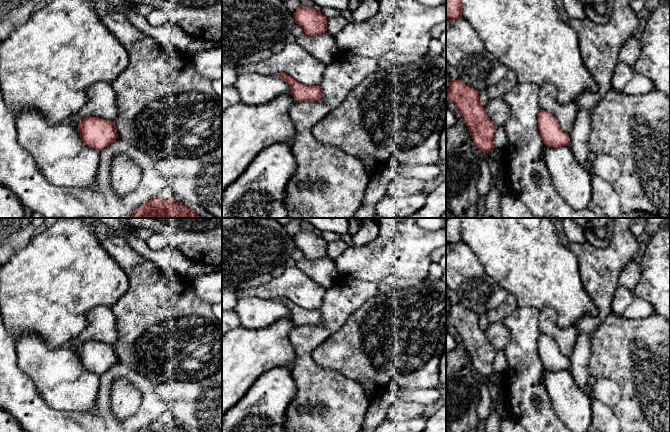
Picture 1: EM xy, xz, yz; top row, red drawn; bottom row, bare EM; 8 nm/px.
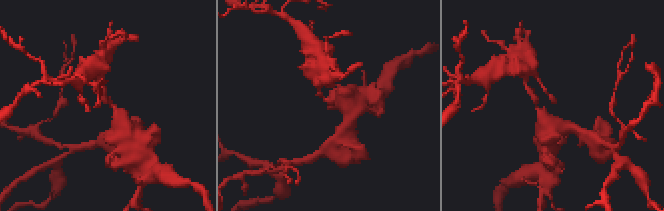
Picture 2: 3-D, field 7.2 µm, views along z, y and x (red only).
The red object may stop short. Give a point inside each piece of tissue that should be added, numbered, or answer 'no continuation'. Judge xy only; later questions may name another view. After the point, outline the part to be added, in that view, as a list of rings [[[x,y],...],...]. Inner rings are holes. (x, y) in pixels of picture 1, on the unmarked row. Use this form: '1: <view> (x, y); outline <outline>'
no continuation

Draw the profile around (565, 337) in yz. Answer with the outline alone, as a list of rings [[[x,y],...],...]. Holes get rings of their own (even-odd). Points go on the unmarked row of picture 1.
[[[544,308],[539,311],[540,334],[550,336],[559,346],[561,353],[567,358],[572,354],[578,330],[575,326],[561,328],[557,324],[557,312],[552,308]]]

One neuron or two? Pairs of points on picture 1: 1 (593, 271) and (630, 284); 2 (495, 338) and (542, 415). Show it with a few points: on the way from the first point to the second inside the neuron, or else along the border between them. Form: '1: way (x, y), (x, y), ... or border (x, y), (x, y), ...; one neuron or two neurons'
1: border (631, 260), (620, 272), (618, 285); two neurons
2: border (506, 326), (509, 331), (509, 341), (503, 350); two neurons

